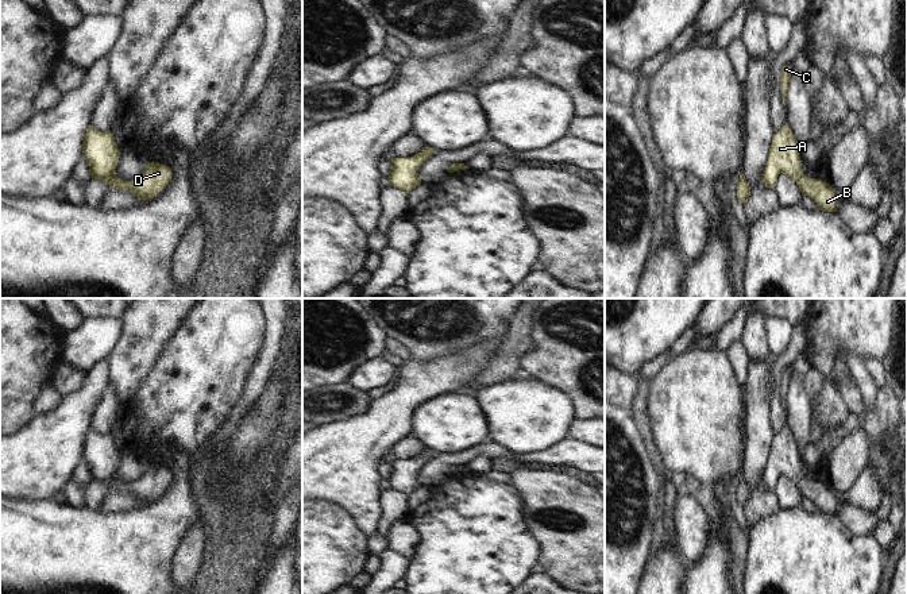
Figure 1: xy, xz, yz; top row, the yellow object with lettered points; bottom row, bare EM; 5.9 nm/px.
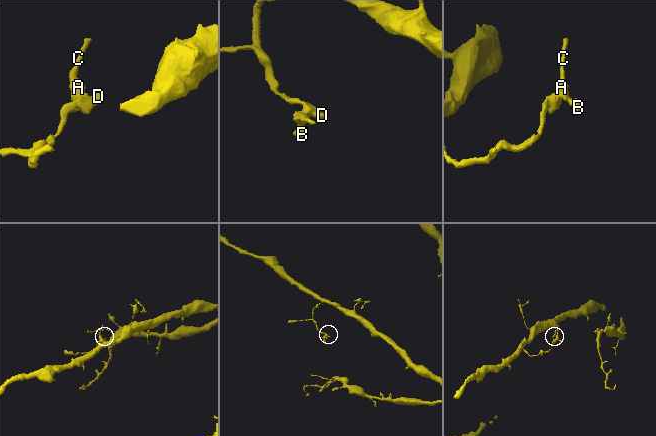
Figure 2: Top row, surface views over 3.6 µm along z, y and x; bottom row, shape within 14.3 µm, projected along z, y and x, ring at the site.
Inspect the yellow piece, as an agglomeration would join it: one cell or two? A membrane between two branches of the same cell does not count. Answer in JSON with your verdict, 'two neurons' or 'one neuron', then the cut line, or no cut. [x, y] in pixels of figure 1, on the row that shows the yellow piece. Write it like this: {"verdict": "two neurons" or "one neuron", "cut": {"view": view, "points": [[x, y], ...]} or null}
{"verdict": "one neuron", "cut": null}

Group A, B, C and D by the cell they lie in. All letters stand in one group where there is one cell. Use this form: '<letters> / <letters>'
A B C D

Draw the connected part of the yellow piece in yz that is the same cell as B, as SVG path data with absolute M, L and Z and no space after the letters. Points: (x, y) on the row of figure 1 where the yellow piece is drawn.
M786 123L779 131L775 131L761 181L765 186L775 188L779 174L783 173L791 177L802 194L811 197L821 211L837 212L835 192L827 182L803 174L799 151L796 138L790 124Z

